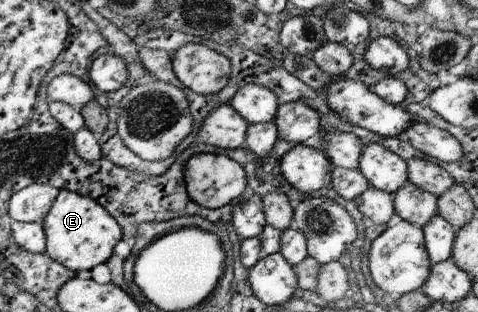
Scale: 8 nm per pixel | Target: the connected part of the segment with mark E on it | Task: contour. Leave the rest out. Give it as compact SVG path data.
M61 190L42 224L47 241L45 253L73 272L90 271L105 264L114 255L116 245L123 239L119 222L104 206L94 198L72 190Z

